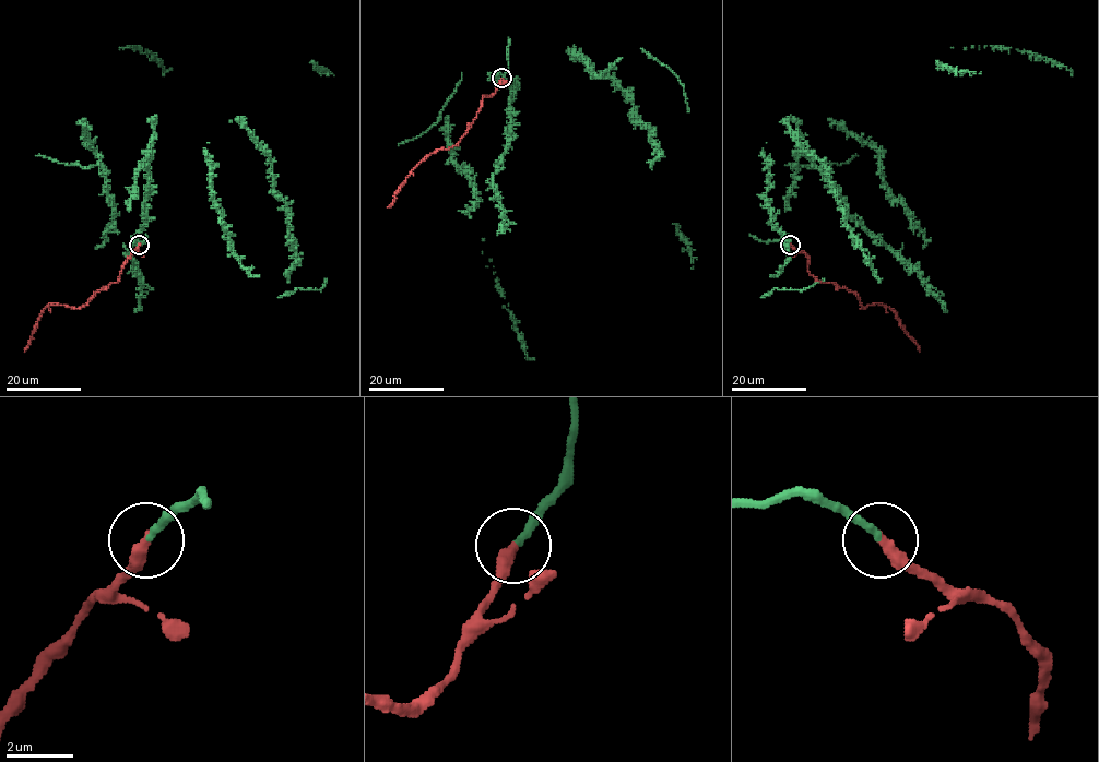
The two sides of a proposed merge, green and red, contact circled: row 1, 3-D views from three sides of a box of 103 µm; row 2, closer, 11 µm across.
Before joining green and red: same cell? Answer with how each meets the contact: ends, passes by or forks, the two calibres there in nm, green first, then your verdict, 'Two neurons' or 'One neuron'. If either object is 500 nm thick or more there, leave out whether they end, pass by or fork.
At the ring green ends. At the ring red ends. Thickness 200 nm (green) against 380 nm. One neuron

